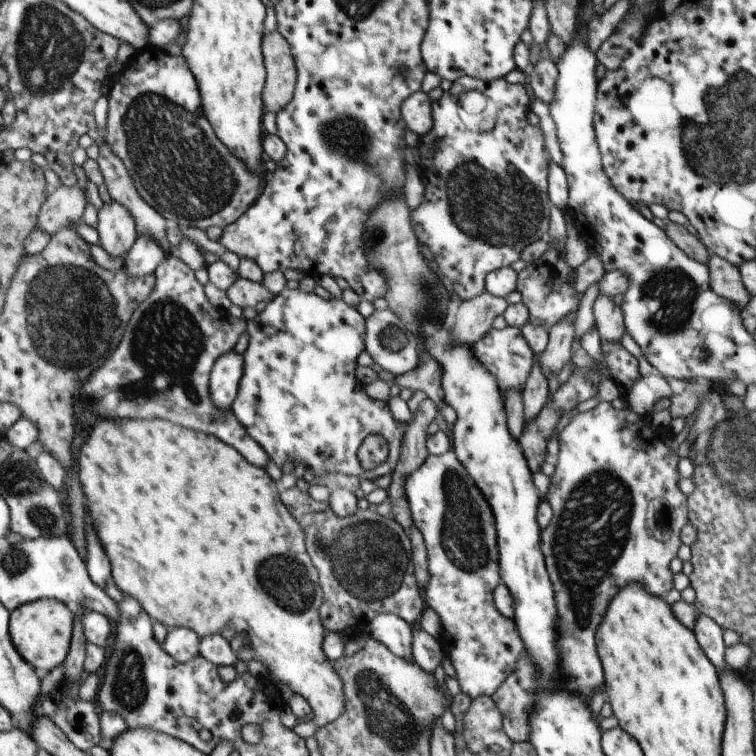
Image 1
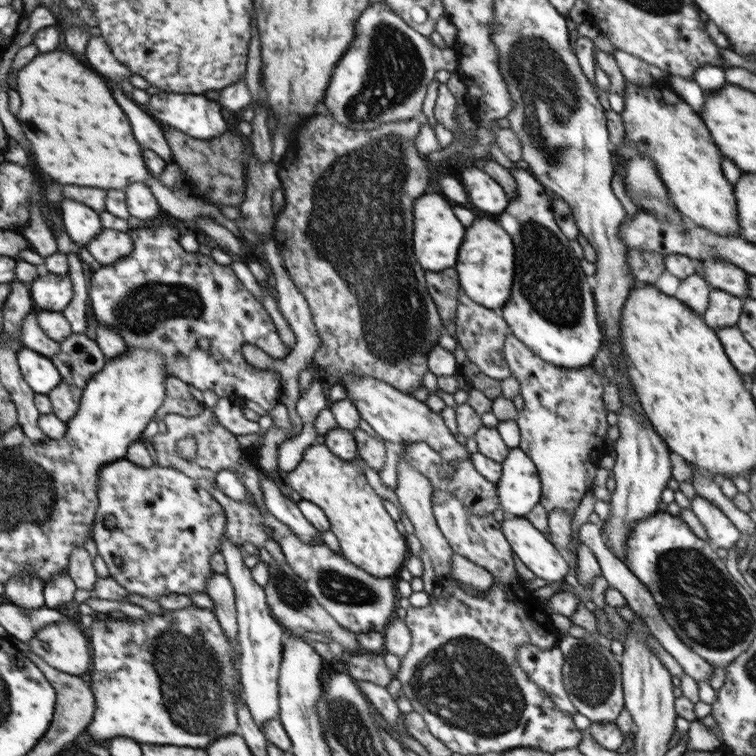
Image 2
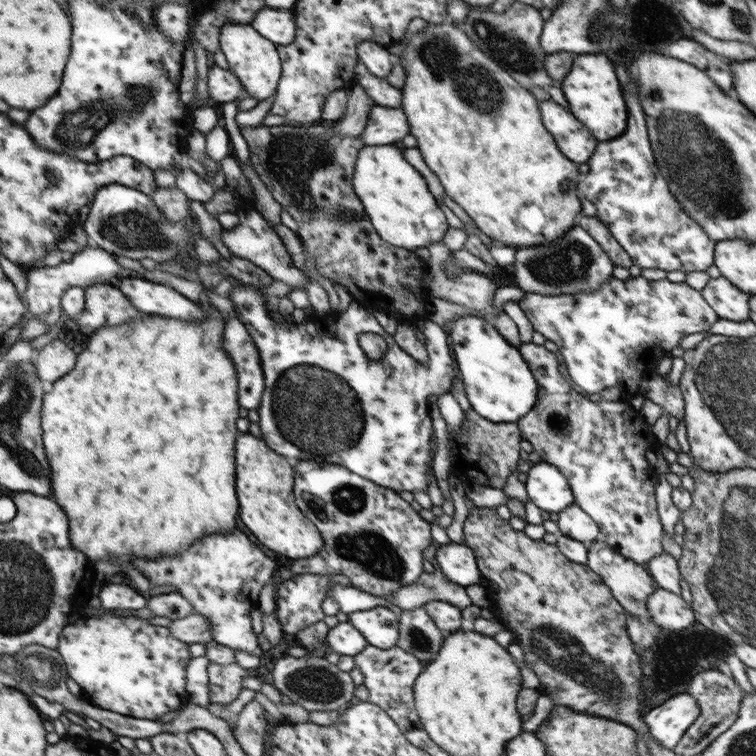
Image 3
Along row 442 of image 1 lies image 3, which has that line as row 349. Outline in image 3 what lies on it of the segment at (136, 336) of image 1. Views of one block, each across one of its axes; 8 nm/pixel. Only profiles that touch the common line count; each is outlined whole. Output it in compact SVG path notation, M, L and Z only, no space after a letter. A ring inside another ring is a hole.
M227 317L223 347L237 368L239 403L252 410L260 406L265 387L260 353L246 325L236 317Z

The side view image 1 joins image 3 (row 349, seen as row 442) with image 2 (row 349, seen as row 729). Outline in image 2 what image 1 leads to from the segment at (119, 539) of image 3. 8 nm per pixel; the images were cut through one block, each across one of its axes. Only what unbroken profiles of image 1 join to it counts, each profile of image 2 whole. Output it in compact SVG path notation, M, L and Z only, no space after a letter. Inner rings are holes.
M272 238L264 242L261 261L270 268L270 274L274 276L274 290L276 290L276 298L278 298L277 306L283 317L287 320L290 328L293 330L296 343L292 351L290 351L288 356L284 357L282 361L266 359L265 355L263 355L258 348L253 348L250 344L244 344L244 346L242 346L242 354L244 355L244 359L246 359L248 363L254 365L254 367L258 367L258 369L272 369L272 371L278 372L278 375L282 377L282 396L280 396L280 402L288 409L291 421L291 430L288 434L290 438L292 438L296 437L296 435L302 431L302 418L298 416L295 409L296 401L300 399L302 393L298 386L299 372L313 363L314 353L320 348L320 336L316 333L316 327L314 321L312 321L312 313L309 304L306 302L304 295L298 290L298 287L296 287L294 282L290 279L288 271L286 271L286 267L284 267L284 259L282 259L282 255L280 255L277 242Z

